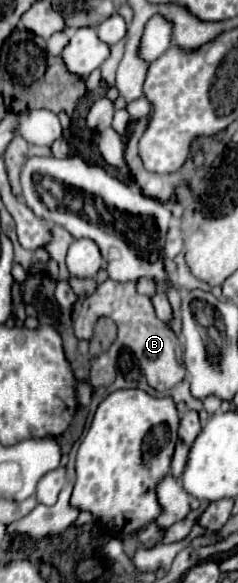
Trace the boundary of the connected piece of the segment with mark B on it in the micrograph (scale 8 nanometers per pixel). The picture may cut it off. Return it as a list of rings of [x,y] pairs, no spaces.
[[[107,279],[101,283],[91,297],[87,297],[87,317],[99,319],[101,315],[111,317],[119,327],[119,341],[125,341],[127,345],[133,343],[133,355],[137,357],[137,363],[147,377],[147,383],[157,391],[167,391],[183,381],[185,367],[181,361],[177,361],[175,347],[179,343],[177,335],[171,331],[167,323],[155,317],[151,299],[147,295],[141,295],[133,291],[131,283],[117,283]]]

